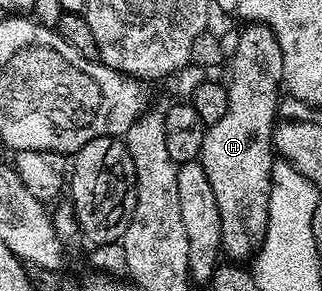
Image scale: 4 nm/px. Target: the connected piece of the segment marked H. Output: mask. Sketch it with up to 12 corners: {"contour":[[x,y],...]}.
{"contour":[[250,22],[229,59],[227,114],[199,162],[222,250],[266,235],[281,102],[275,33]]}

